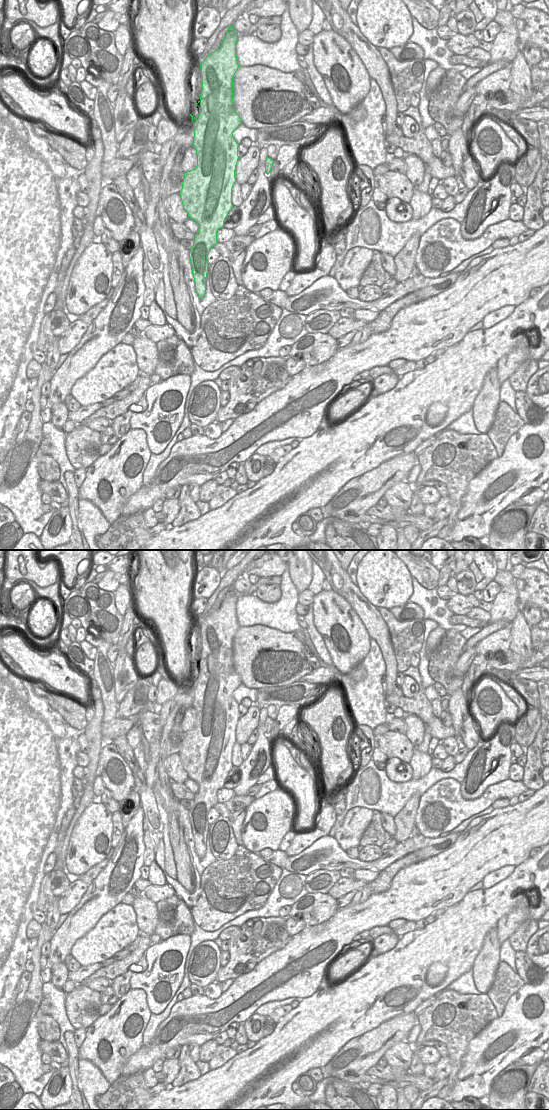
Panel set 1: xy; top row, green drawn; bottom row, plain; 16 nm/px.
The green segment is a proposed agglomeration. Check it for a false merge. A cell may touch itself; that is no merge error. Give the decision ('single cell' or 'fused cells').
fused cells

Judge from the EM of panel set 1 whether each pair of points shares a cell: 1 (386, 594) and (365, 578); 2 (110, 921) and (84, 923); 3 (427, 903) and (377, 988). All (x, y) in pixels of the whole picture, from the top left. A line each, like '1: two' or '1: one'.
1: one
2: two
3: two

